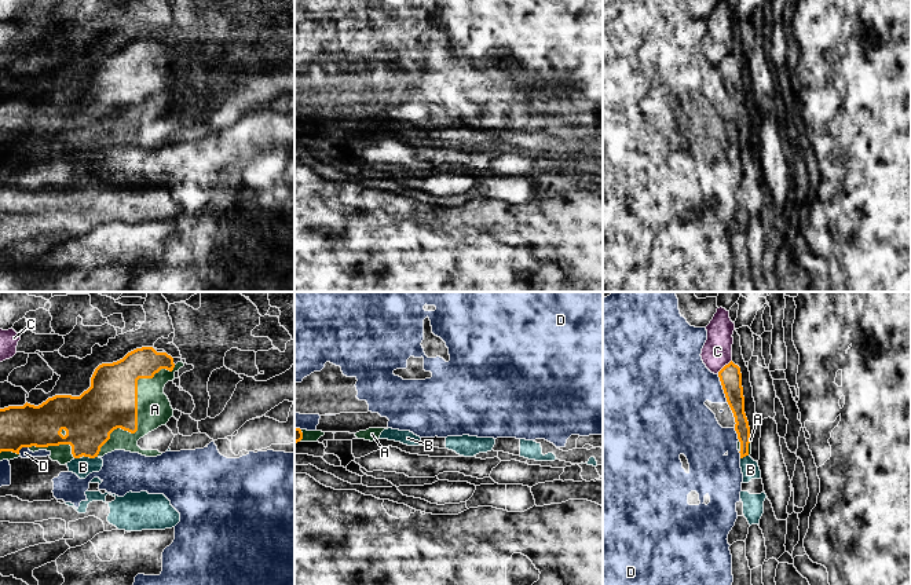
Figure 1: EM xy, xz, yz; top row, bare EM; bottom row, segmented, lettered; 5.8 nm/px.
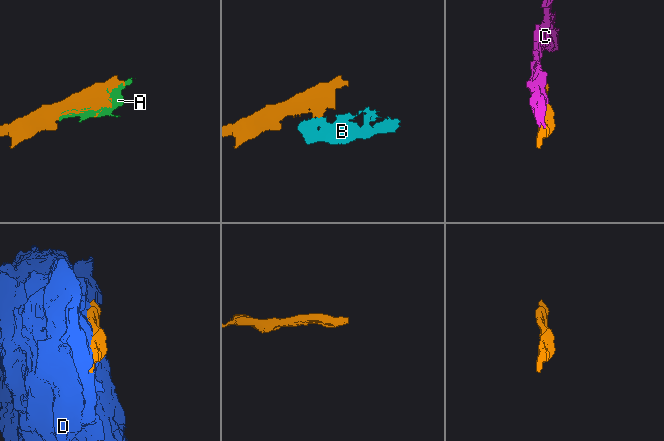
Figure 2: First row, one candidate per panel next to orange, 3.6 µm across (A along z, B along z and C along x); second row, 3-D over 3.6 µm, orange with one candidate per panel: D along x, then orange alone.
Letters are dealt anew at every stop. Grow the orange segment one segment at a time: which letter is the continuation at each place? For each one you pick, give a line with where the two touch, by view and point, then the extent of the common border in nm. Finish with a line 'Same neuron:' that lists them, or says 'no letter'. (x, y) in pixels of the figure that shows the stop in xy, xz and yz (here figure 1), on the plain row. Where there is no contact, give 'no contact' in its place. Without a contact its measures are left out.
A: xy (136, 102) | 700 nm
Same neuron: A

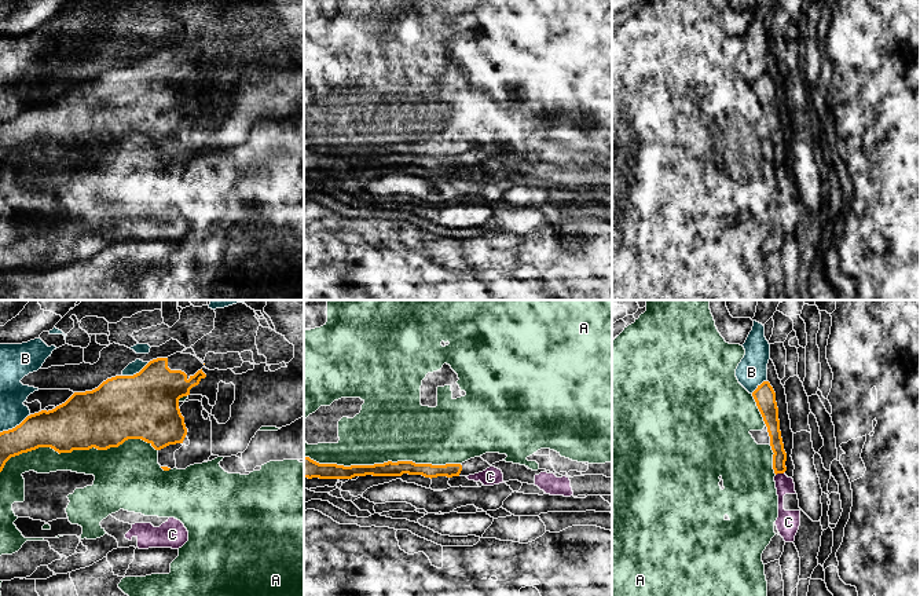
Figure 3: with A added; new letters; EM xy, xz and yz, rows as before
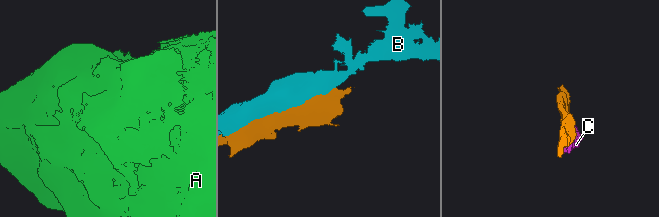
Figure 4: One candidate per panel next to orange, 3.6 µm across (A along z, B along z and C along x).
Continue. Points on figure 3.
Same neuron: no letter

